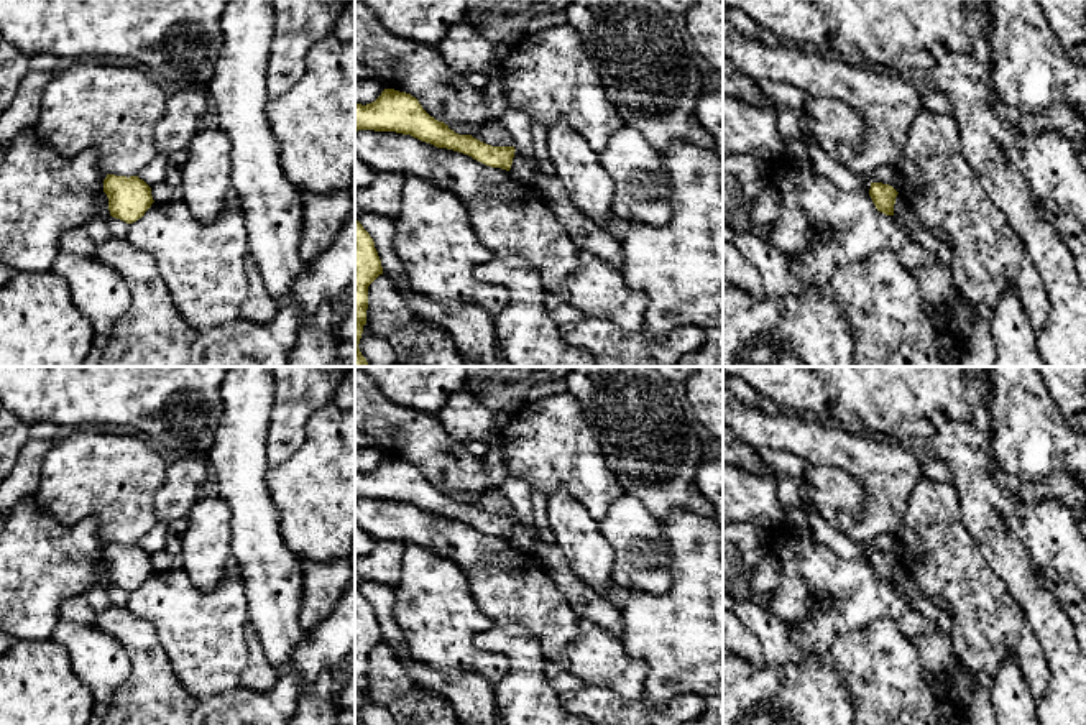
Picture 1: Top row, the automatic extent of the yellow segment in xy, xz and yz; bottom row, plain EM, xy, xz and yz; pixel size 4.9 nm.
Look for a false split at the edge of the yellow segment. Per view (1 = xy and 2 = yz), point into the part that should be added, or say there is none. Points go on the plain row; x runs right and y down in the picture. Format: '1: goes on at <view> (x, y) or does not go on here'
1: does not go on here
2: does not go on here

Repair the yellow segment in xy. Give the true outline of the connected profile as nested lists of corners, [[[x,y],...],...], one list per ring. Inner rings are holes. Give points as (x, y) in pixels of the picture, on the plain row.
[[[107,543],[104,561],[108,566],[110,584],[127,592],[133,592],[151,575],[151,556],[138,544]]]

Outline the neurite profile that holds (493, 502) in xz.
[[[501,490],[486,492],[473,506],[491,515],[513,515],[513,505]]]

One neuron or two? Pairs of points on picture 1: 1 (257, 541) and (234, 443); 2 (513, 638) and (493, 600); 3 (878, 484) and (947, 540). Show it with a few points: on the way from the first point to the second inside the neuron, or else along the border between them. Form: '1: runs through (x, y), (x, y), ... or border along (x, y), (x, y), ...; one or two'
1: runs through (253, 517), (242, 487), (240, 467); one
2: border along (496, 623), (524, 627), (541, 648); two
3: border along (920, 475), (907, 500), (901, 526), (896, 531); two

